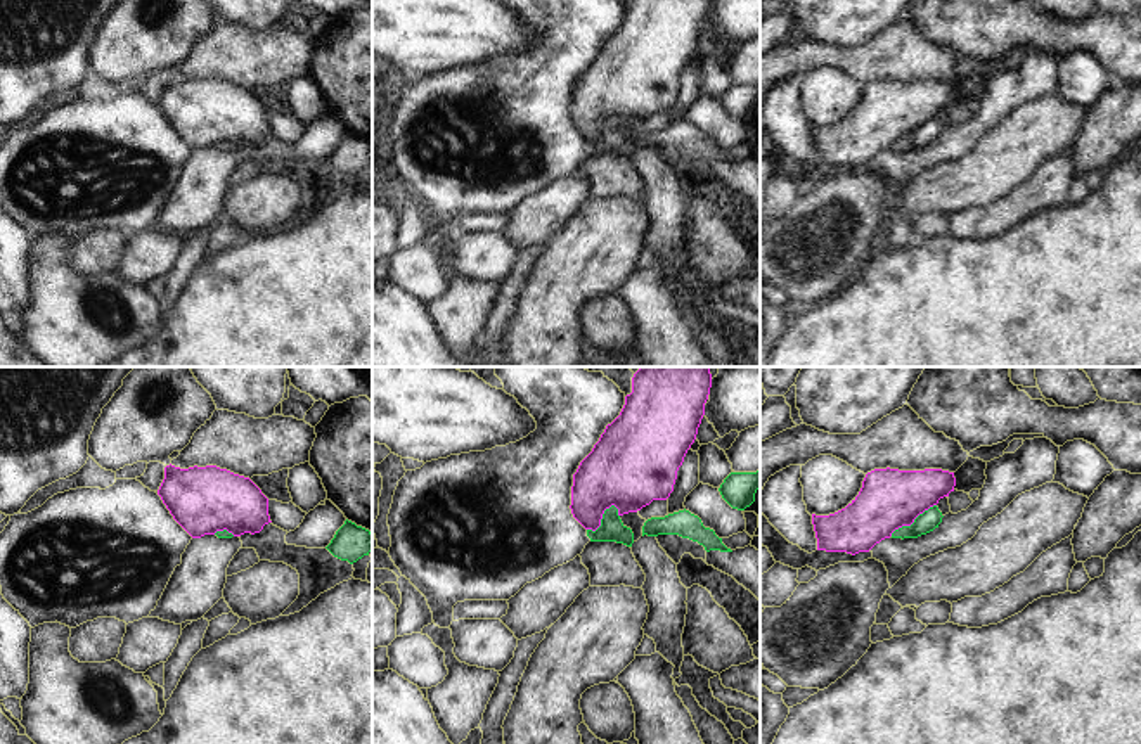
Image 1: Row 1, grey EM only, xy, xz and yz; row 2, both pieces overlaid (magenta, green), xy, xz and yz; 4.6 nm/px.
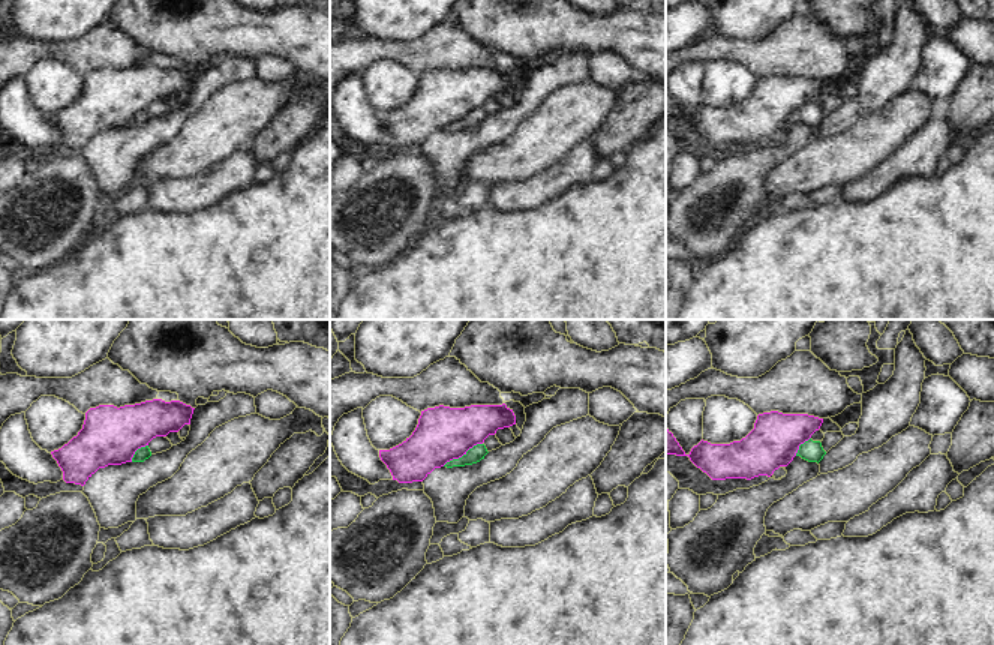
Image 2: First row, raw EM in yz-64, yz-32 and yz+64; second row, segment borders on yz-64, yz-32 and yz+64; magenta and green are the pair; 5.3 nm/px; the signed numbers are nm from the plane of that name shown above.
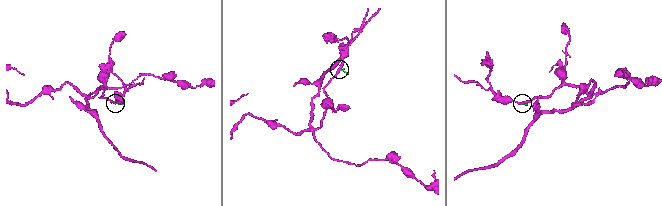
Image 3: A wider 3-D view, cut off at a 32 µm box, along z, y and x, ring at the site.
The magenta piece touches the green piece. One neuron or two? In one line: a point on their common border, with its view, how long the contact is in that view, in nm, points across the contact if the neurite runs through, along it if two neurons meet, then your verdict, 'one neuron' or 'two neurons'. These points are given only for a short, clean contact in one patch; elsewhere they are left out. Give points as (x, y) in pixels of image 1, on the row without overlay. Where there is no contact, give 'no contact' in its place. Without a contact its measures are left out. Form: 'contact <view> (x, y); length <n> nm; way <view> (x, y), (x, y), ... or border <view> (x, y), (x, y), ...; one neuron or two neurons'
contact yz (913, 134); length 260 nm; border yz (935, 116), (890, 147); two neurons

